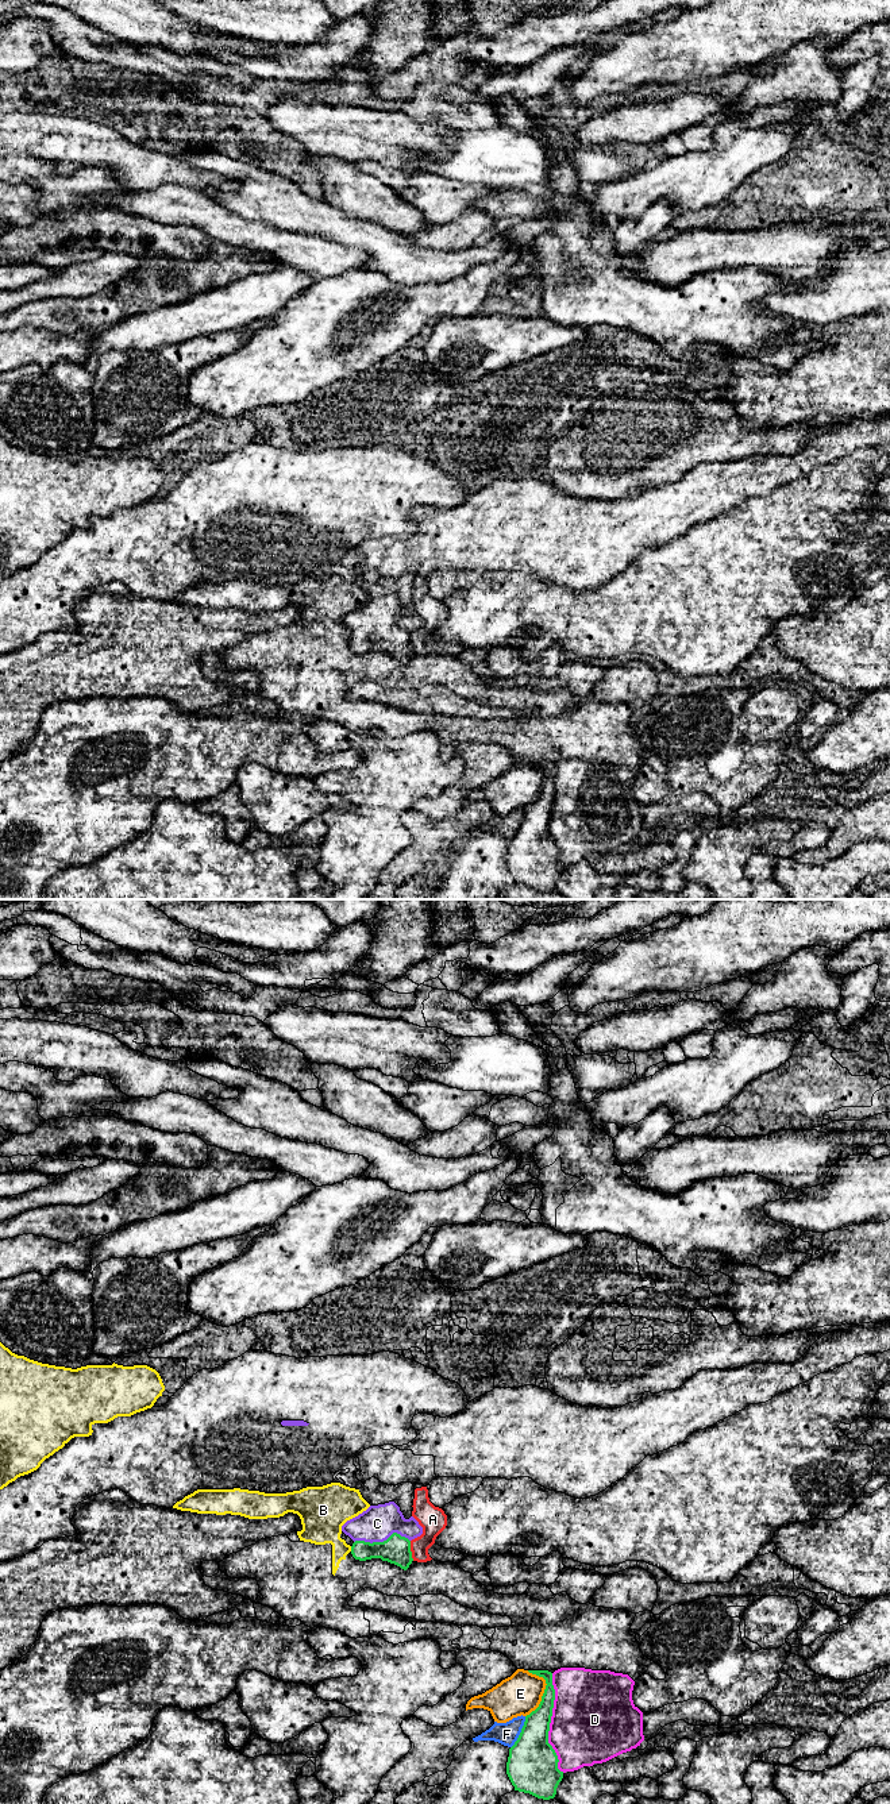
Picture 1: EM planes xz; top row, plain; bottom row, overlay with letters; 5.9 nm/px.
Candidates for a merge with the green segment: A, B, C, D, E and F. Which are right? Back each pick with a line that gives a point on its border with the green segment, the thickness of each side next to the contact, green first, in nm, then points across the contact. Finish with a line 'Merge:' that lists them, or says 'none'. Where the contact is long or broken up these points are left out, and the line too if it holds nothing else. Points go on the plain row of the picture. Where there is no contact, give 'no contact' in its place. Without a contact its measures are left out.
C: meets green in xz at (381, 635); 170 nm thick on the green side, 220 nm on the other; runs through xz (396, 642), (389, 635), (381, 635), (381, 621), (377, 616)
Merge: C

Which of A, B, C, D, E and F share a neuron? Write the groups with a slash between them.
A D / B / C / E / F

